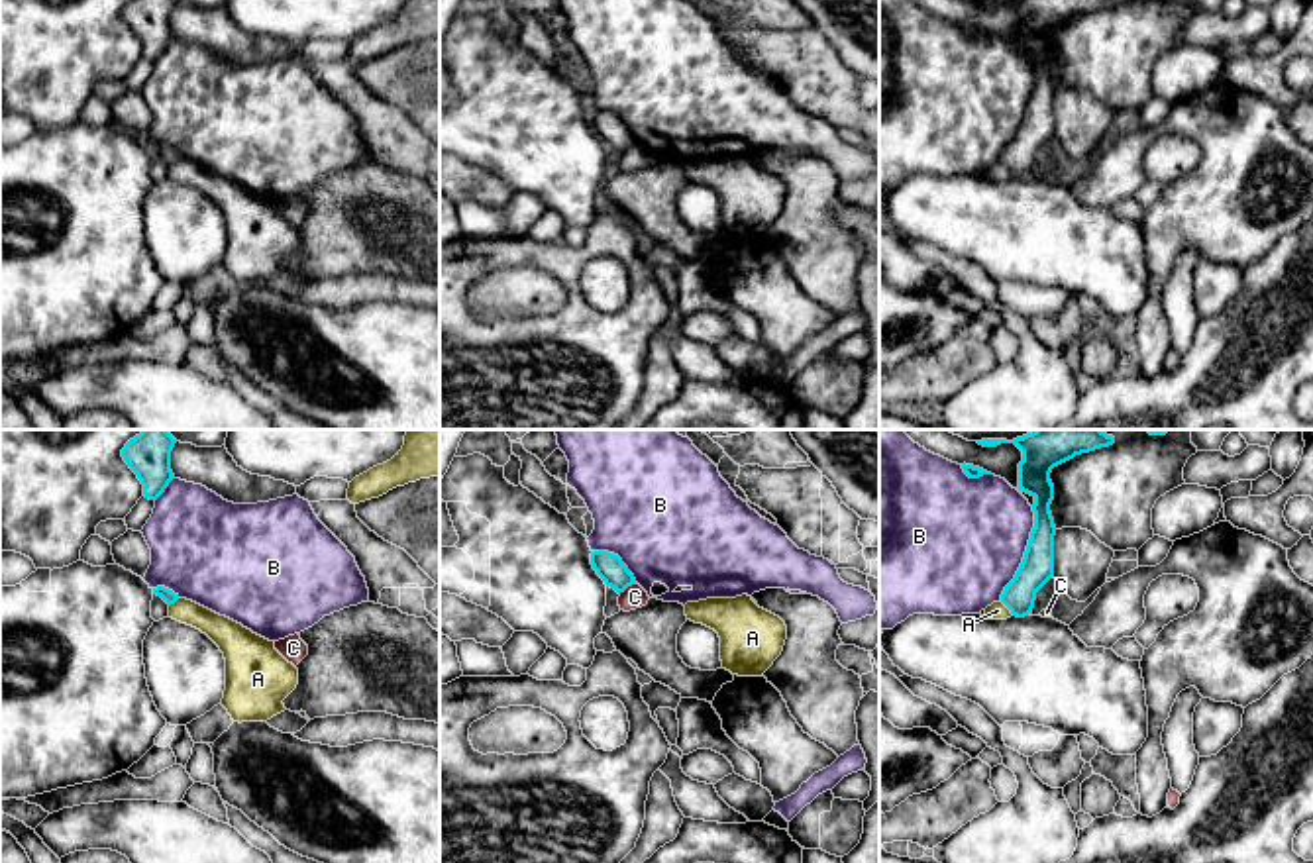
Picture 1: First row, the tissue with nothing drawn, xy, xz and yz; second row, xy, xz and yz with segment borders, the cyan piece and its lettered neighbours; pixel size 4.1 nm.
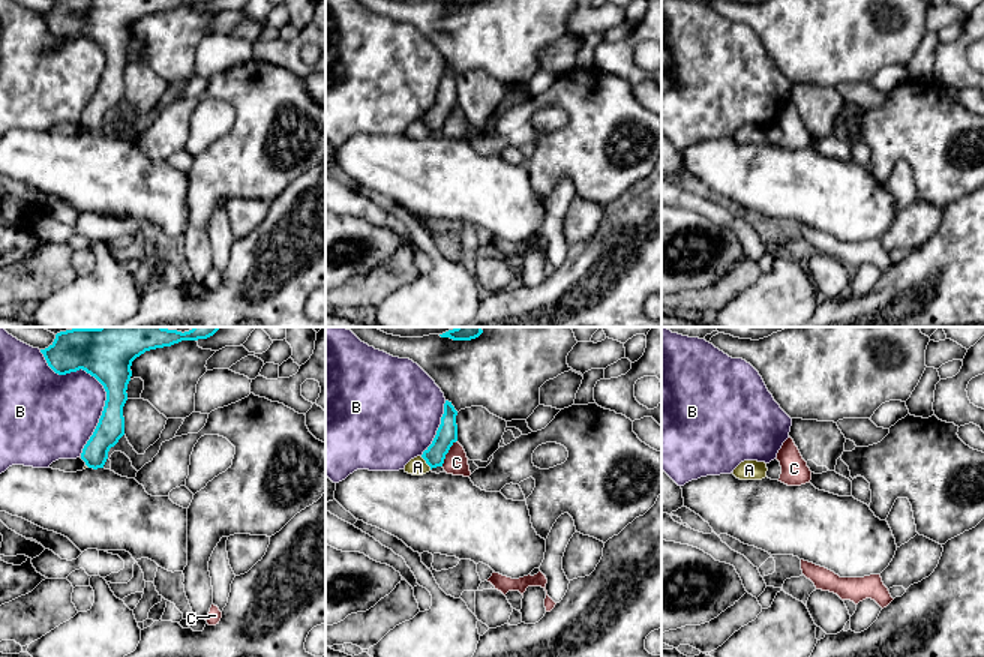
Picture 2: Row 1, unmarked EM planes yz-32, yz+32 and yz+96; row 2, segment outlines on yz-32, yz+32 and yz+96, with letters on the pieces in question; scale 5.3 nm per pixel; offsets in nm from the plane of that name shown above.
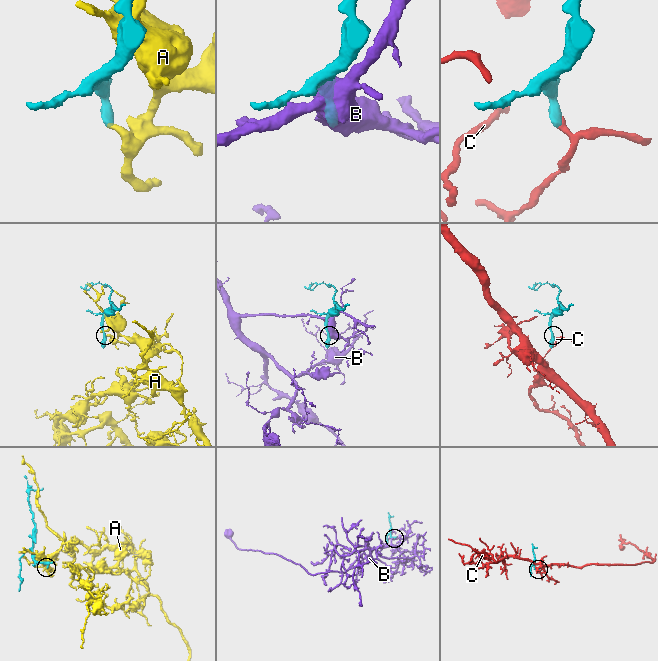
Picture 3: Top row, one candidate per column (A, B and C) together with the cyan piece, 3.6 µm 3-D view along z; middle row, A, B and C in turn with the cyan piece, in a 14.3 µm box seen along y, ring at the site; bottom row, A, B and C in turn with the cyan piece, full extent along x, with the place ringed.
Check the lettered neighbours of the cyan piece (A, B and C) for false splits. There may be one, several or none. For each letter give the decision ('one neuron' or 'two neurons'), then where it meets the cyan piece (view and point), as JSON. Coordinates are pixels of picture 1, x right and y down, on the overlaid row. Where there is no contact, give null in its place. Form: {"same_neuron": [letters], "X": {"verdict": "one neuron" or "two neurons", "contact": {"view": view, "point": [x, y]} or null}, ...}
{"same_neuron": [], "A": {"verdict": "two neurons", "contact": {"view": "yz", "point": [1007, 607]}}, "B": {"verdict": "two neurons", "contact": {"view": "yz", "point": [1025, 554]}}, "C": {"verdict": "two neurons", "contact": {"view": "xz", "point": [627, 587]}}}

